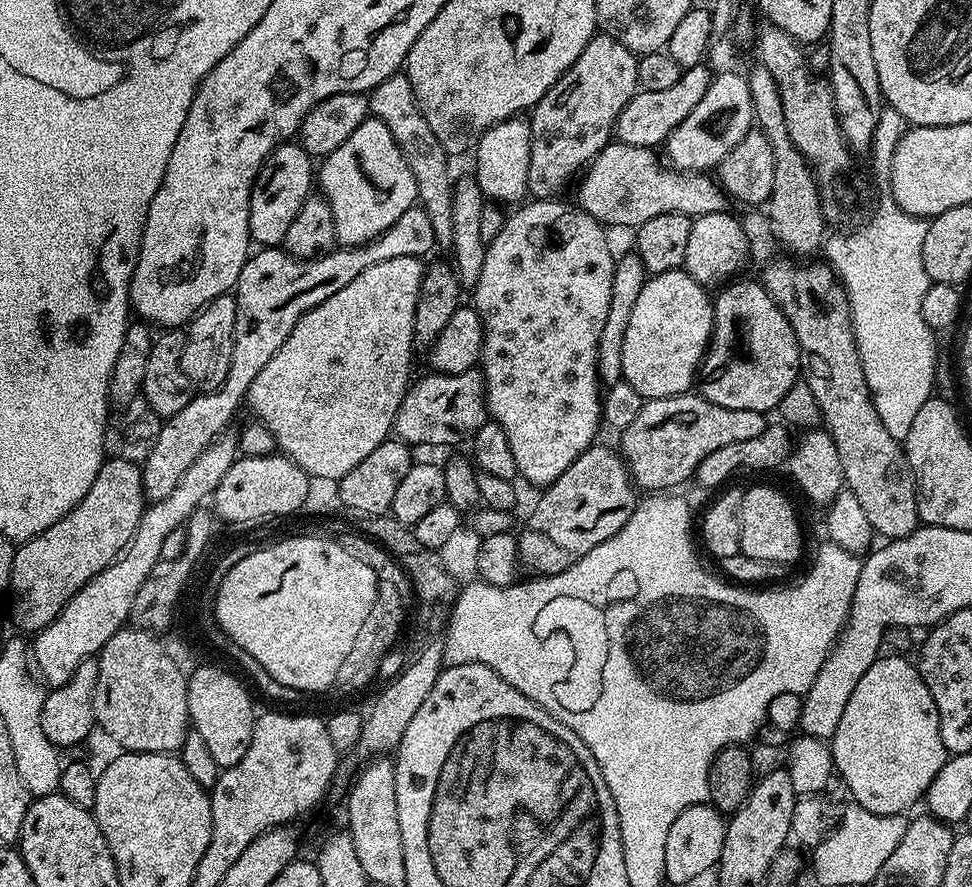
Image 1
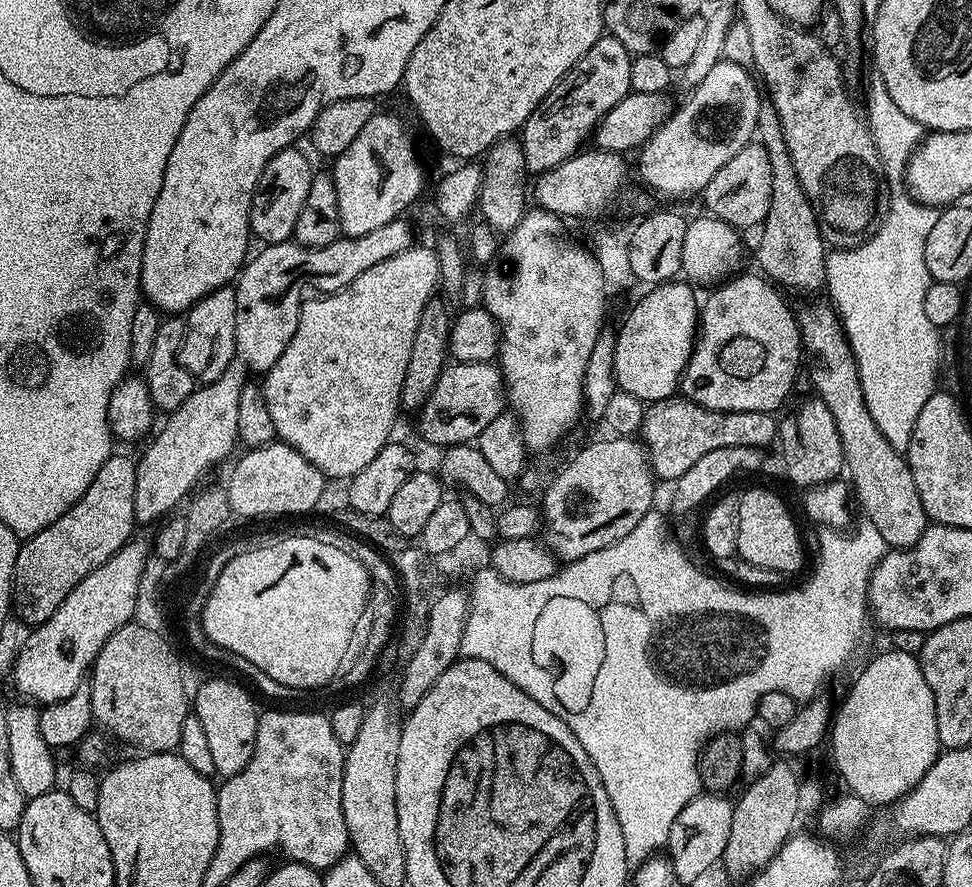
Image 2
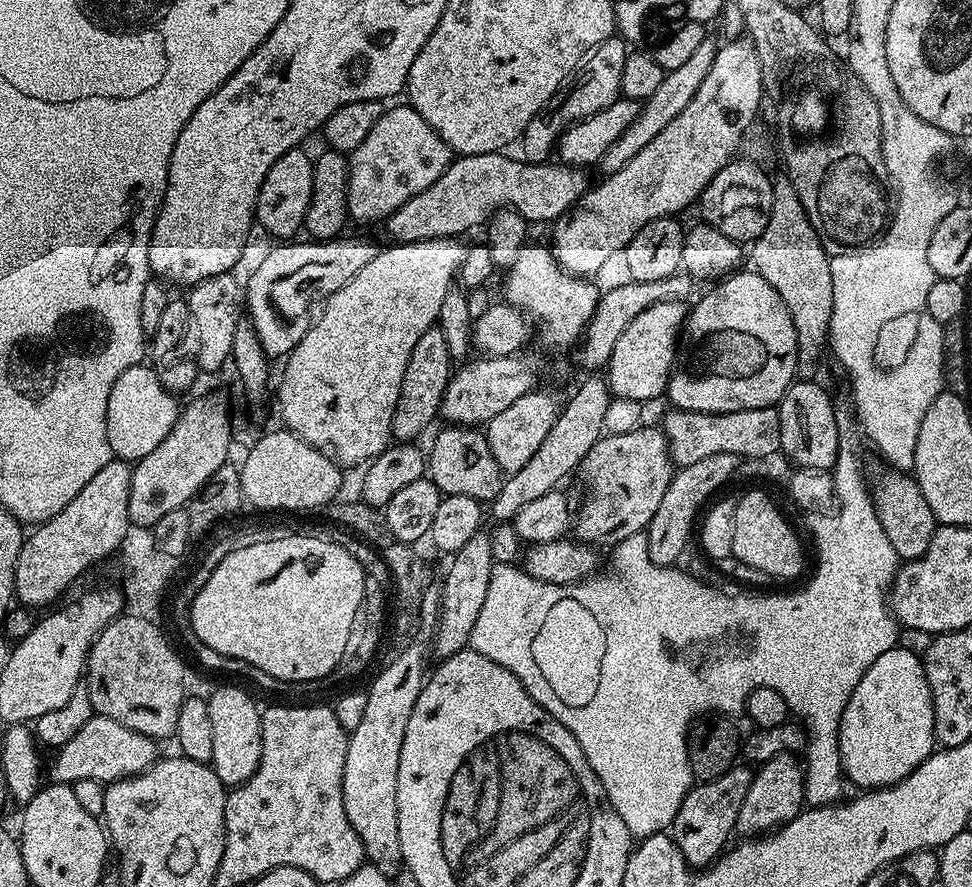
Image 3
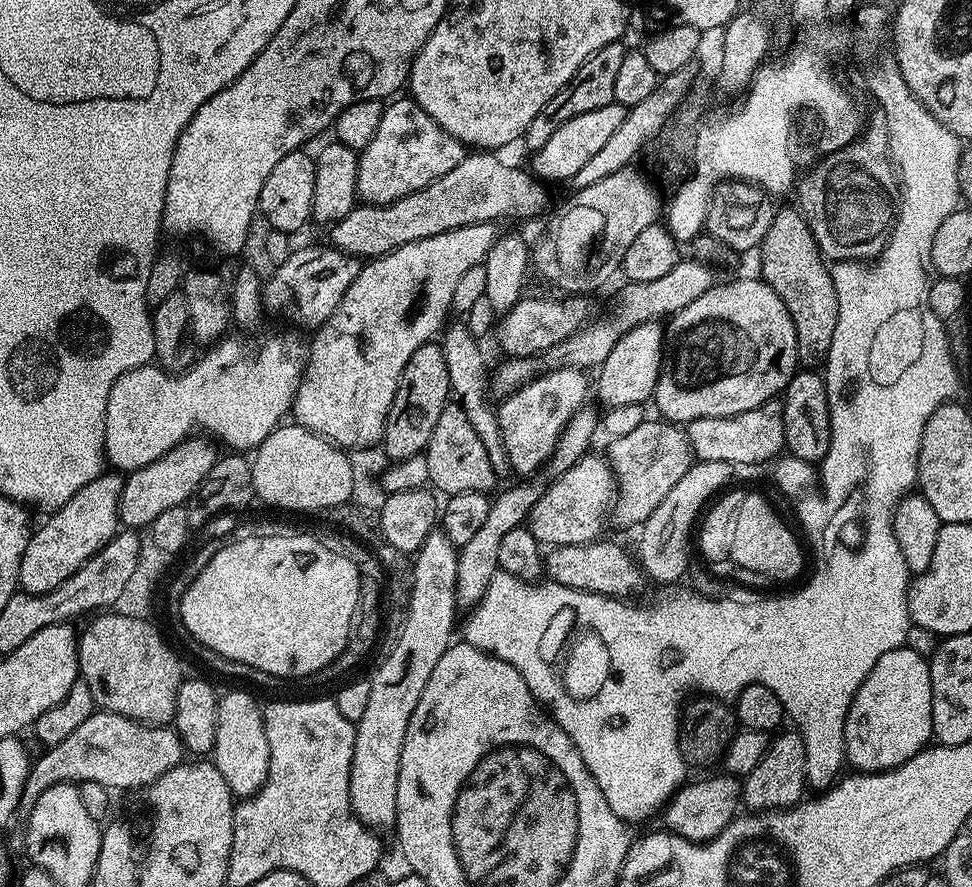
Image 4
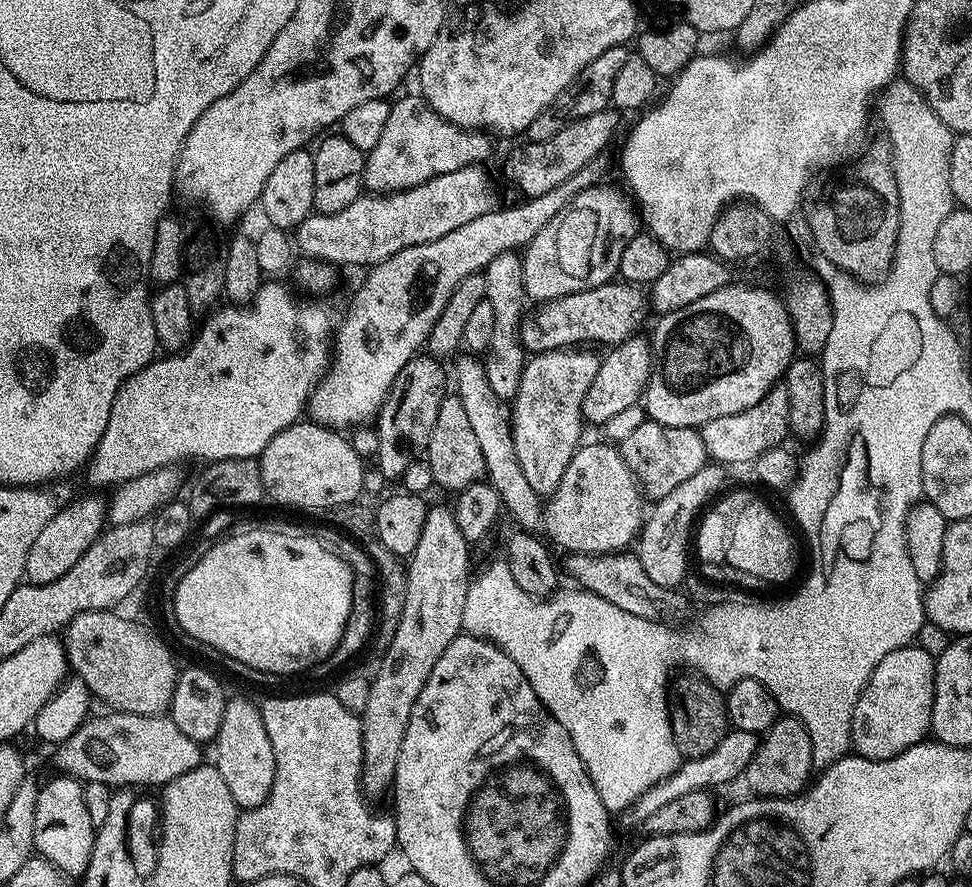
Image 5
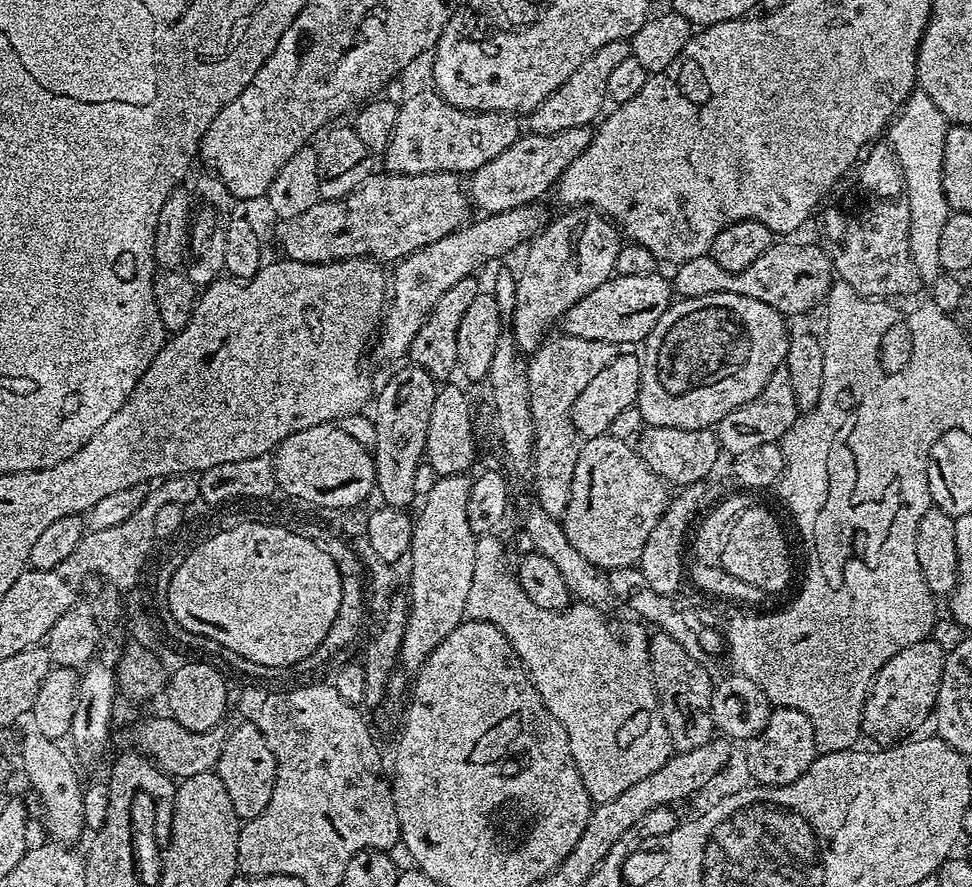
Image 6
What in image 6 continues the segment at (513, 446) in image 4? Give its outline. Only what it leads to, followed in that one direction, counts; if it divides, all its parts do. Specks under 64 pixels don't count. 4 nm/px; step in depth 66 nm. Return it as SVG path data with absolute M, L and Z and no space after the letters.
M567 334L553 335L544 341L535 352L531 353L528 365L528 385L530 386L530 414L534 418L534 434L536 445L532 451L534 473L536 472L535 499L546 510L546 514L557 518L563 517L566 506L570 502L572 483L574 482L574 466L578 466L578 454L582 437L572 424L572 407L578 402L578 394L586 390L591 380L610 366L610 362L618 355L617 345L610 342L598 342L590 338L578 338Z

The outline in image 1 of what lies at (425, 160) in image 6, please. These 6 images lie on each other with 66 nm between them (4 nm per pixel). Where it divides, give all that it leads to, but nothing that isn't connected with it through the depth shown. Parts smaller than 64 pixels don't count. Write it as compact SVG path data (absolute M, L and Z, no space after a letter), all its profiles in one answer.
M375 118L364 120L362 126L358 126L358 130L354 130L354 134L350 134L350 138L346 138L346 142L338 146L338 150L319 161L318 188L334 214L336 243L346 248L376 240L385 230L394 226L394 222L398 222L398 218L402 218L406 210L417 203L414 174L410 172L410 166L406 164L406 158L398 148L394 134L381 120Z

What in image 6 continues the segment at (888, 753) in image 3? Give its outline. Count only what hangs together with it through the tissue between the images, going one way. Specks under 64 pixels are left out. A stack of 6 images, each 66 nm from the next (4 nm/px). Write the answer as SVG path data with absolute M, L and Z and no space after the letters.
M931 638L922 642L914 642L906 650L898 650L882 670L878 670L872 688L864 703L864 719L862 732L865 737L877 740L877 745L891 746L903 742L913 735L915 728L929 723L933 715L938 686L942 678L944 653Z

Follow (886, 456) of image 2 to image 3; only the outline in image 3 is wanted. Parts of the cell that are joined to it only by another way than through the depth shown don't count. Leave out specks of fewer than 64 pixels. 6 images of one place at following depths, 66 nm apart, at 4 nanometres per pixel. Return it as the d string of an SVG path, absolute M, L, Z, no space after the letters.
M887 470L871 485L872 504L878 514L878 522L882 522L882 530L886 530L886 538L890 538L890 546L894 546L894 554L901 561L917 560L926 554L926 546L930 546L932 536L936 533L938 521L934 510L930 510L930 502L922 498L922 490L911 475L900 470Z

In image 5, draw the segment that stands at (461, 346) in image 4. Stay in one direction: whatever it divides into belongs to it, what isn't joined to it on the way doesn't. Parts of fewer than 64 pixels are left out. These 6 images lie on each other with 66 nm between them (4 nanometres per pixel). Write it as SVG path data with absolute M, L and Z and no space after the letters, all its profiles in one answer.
M464 354L456 362L454 392L460 397L462 406L466 409L466 415L469 417L470 426L478 437L478 447L482 450L487 483L498 490L503 511L507 515L509 512L516 519L517 529L535 533L536 527L538 529L541 527L545 505L542 503L542 497L534 490L534 486L526 482L526 474L522 474L522 466L514 450L512 421L506 415L505 401L500 400L498 394L494 394L494 390L490 390L490 378L486 378L483 359L472 354Z

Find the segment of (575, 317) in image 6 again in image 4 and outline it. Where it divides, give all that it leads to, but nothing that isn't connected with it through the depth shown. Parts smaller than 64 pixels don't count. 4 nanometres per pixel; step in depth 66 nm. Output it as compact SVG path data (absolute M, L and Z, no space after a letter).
M568 294L563 297L564 301L560 300L528 300L529 298L521 298L509 312L503 313L499 317L498 323L494 328L494 336L500 339L500 344L509 353L512 358L536 358L539 357L539 352L551 353L553 350L560 347L566 338L570 338L579 332L589 323L588 304L583 295Z

